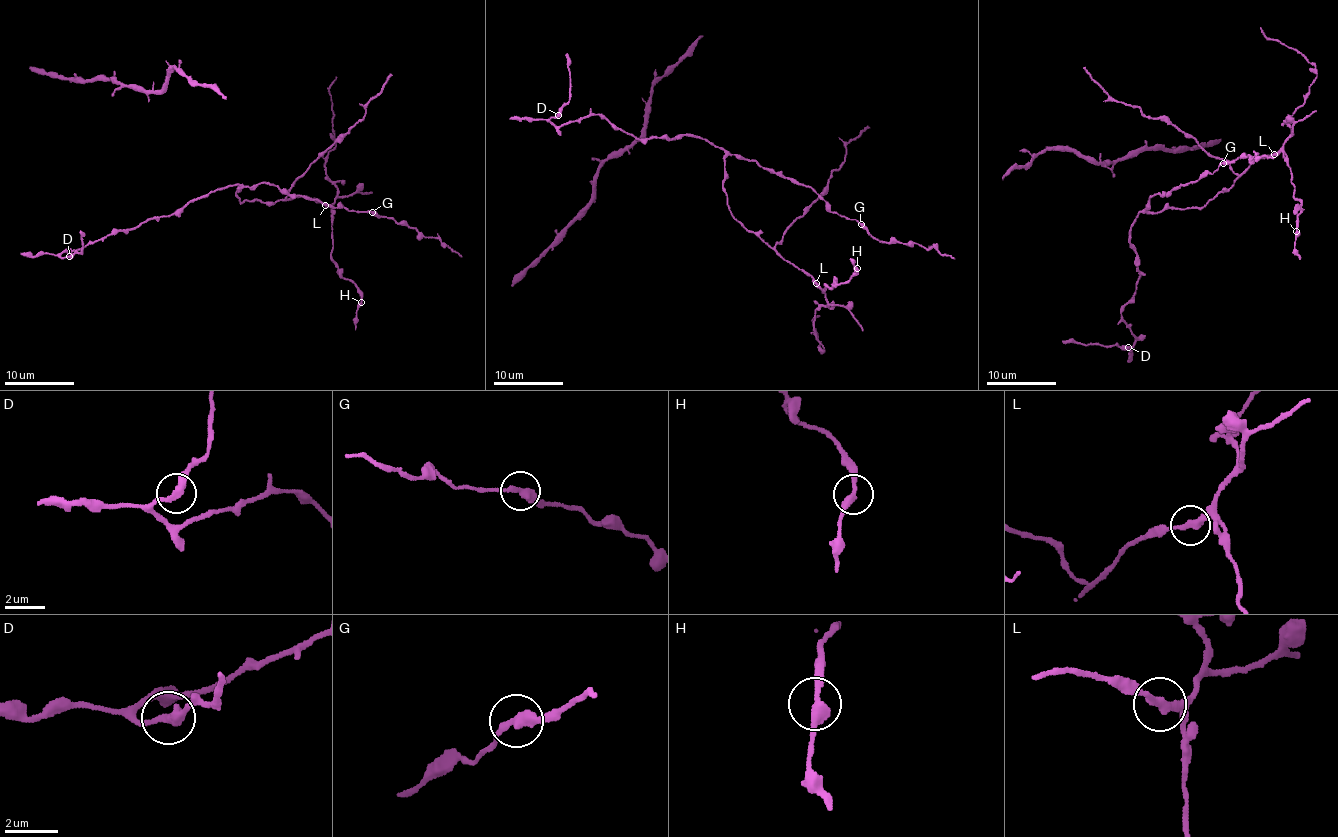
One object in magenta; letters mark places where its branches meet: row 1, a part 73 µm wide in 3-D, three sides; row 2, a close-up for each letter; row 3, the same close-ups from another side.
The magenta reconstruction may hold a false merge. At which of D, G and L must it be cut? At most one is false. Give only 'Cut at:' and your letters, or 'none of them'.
Cut at: L

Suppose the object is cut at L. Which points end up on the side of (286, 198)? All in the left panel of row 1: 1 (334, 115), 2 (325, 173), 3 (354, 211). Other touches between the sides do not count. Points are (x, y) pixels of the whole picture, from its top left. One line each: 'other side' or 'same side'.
1: other side
2: other side
3: same side

